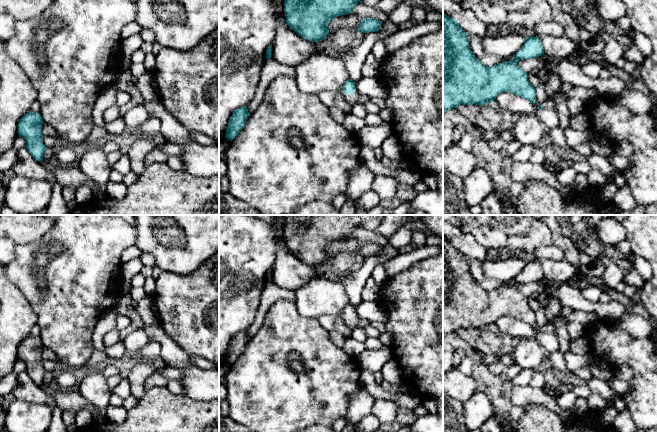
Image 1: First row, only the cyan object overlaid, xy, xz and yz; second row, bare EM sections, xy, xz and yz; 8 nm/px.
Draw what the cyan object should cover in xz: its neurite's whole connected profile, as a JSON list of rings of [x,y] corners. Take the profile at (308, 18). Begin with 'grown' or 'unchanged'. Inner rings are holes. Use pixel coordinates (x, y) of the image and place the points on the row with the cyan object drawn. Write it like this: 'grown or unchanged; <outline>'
unchanged; [[[284,0],[287,25],[304,39],[318,42],[329,34],[327,24],[335,17],[350,14],[359,0]]]

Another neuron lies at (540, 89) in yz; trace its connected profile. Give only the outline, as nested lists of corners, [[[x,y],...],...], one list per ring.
[[[543,83],[539,84],[538,86],[535,87],[536,90],[536,102],[534,106],[536,108],[540,107],[546,100],[546,91],[545,91],[545,86]]]

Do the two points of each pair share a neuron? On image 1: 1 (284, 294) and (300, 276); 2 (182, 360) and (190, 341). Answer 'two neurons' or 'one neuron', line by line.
1: two neurons
2: two neurons

